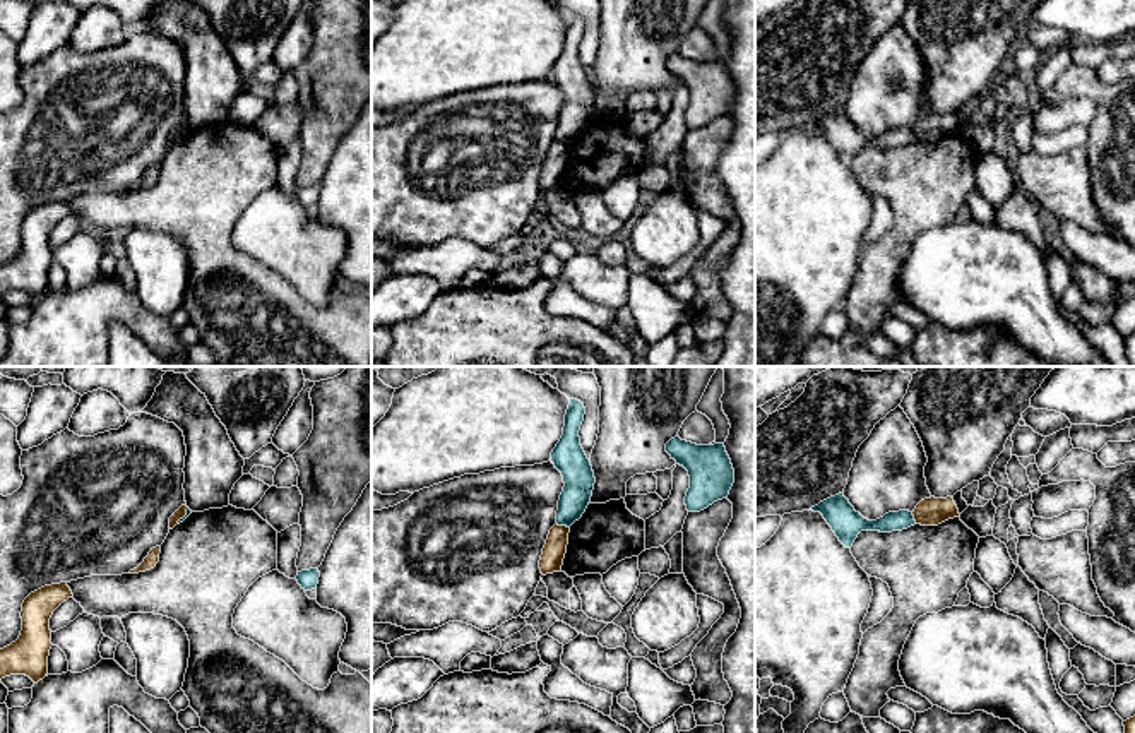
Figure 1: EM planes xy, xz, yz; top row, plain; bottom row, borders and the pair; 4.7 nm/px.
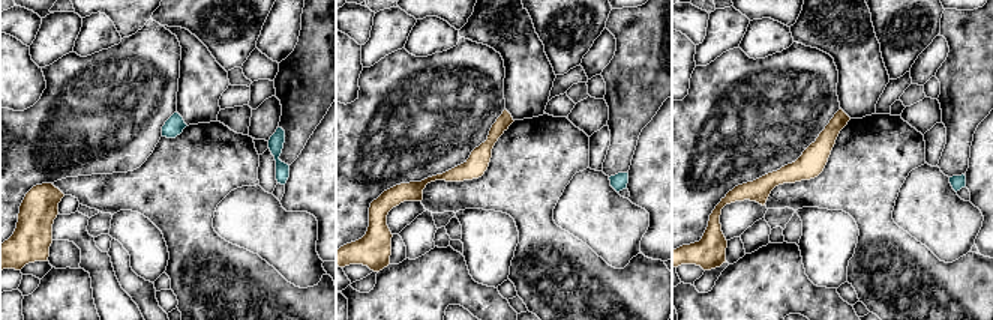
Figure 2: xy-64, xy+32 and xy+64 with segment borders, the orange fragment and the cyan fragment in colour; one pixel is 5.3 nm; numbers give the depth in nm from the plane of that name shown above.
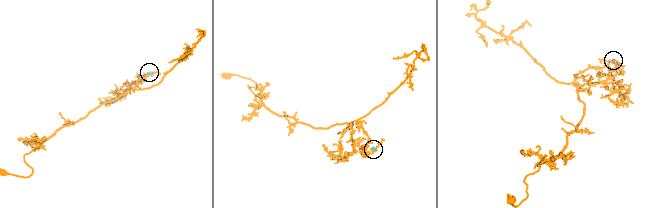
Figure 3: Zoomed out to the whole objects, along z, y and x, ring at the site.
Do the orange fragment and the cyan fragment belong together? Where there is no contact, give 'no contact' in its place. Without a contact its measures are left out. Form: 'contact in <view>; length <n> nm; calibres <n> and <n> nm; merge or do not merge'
contact in xz; length 70 nm; calibres 110 and 150 nm; do not merge

